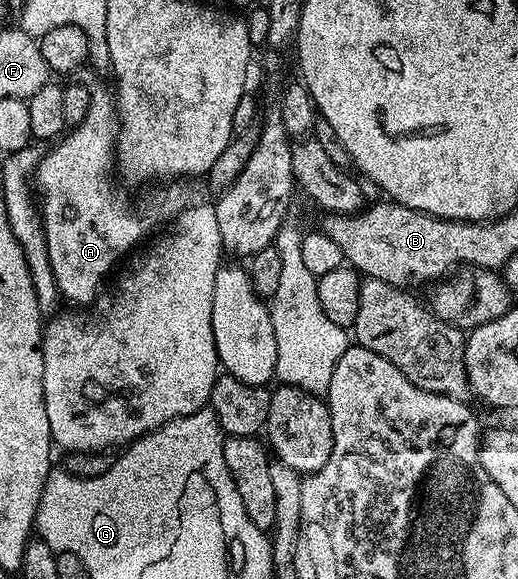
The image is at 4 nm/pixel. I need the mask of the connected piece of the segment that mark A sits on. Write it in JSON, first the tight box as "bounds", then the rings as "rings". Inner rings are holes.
{"bounds":[35,96,195,307],"rings":[[[113,96],[109,101],[95,101],[87,107],[87,119],[79,123],[72,131],[66,132],[52,146],[50,153],[42,156],[37,164],[35,174],[35,193],[39,198],[41,222],[45,228],[47,239],[47,255],[51,259],[51,271],[55,275],[57,292],[62,298],[70,301],[73,307],[88,307],[97,300],[102,292],[101,284],[105,276],[117,265],[117,260],[124,253],[129,253],[141,240],[146,240],[145,233],[152,234],[160,221],[172,222],[184,209],[194,204],[195,197],[185,183],[169,183],[166,189],[161,189],[149,202],[145,209],[128,209],[119,198],[113,194],[109,186],[109,168],[115,165],[115,138],[117,135],[117,99]]]}

